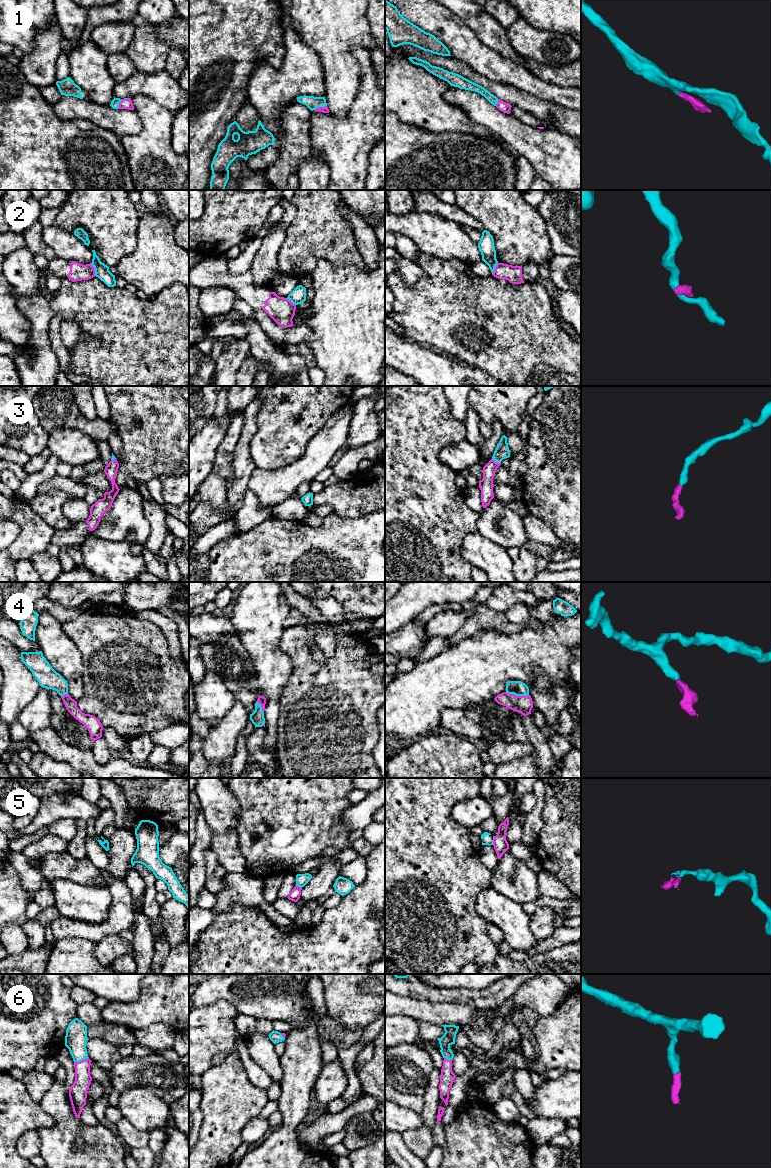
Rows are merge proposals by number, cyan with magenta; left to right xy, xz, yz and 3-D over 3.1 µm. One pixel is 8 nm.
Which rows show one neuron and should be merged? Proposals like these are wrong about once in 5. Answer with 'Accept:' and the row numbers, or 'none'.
Accept: 1, 3, 4, 6

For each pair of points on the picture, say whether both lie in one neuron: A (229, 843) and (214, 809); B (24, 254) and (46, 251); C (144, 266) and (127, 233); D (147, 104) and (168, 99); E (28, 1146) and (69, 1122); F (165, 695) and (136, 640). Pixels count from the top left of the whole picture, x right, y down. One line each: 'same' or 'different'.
A: same
B: different
C: different
D: different
E: different
F: same

